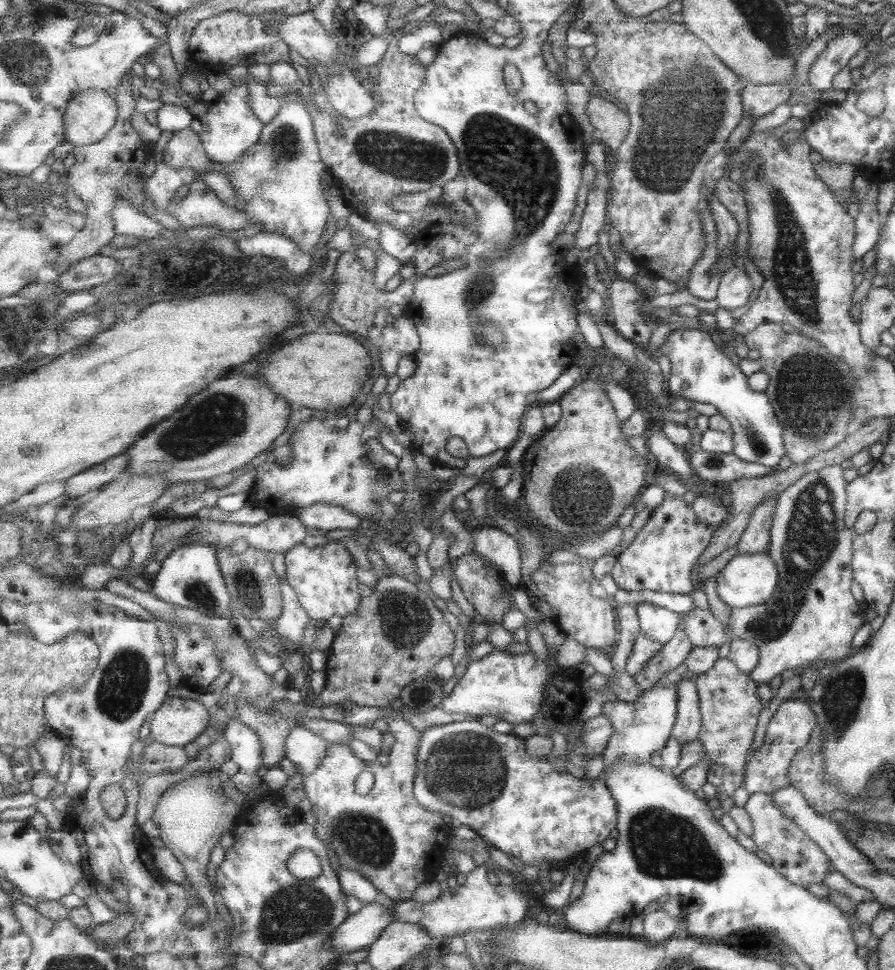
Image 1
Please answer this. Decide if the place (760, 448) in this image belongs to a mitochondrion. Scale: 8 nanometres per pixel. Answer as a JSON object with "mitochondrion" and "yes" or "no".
{"mitochondrion":"yes"}

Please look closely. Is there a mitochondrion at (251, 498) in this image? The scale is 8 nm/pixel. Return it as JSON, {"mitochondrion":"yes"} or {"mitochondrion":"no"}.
{"mitochondrion":"no"}

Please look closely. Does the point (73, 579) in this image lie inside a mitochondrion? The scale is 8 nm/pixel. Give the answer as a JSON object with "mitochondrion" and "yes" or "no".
{"mitochondrion":"no"}

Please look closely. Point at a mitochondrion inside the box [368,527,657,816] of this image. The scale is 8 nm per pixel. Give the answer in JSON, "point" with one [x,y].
{"point":[463,766]}

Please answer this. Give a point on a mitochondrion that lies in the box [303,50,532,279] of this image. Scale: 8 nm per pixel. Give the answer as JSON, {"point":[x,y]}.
{"point":[402,157]}

